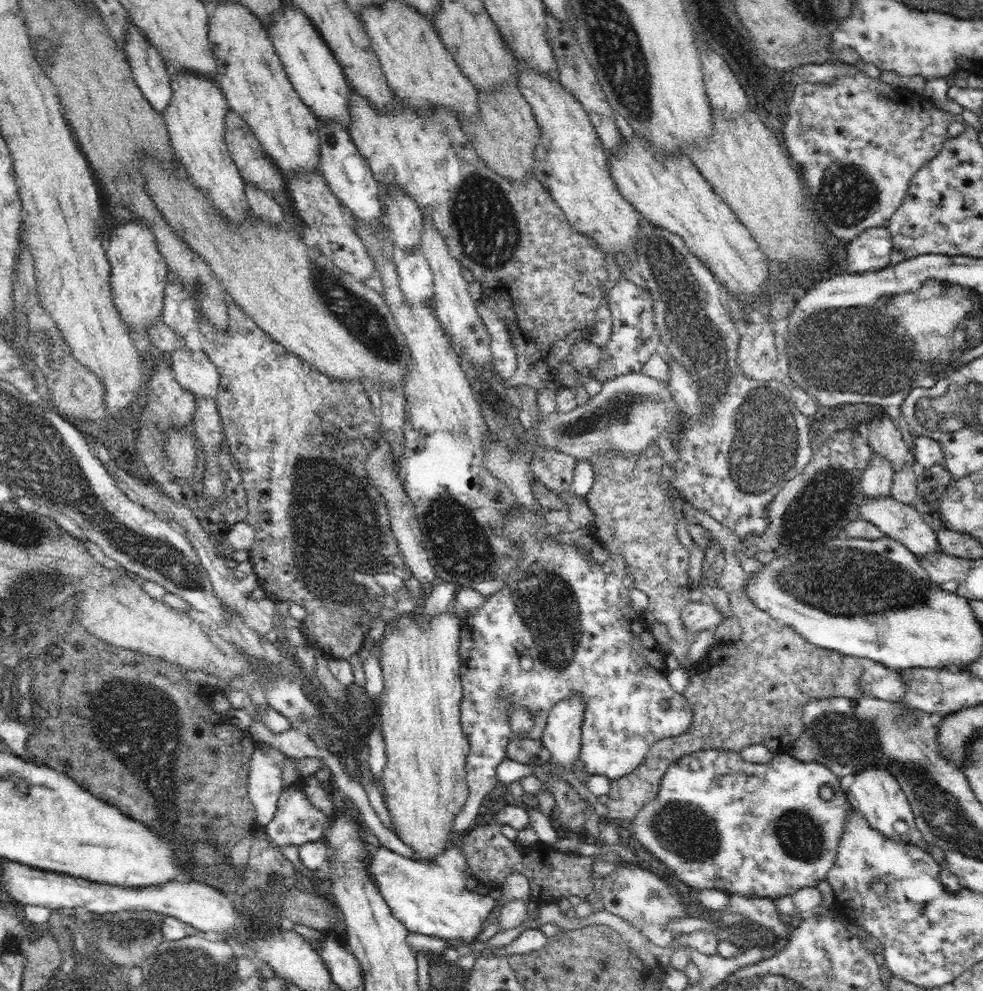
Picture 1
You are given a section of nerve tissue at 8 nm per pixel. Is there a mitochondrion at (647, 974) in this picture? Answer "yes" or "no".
no

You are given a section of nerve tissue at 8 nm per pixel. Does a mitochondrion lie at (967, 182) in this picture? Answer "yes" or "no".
no

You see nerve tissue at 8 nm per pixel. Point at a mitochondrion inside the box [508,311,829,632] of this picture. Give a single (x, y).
(620, 407)

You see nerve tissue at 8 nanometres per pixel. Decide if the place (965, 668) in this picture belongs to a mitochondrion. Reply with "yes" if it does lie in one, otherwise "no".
no

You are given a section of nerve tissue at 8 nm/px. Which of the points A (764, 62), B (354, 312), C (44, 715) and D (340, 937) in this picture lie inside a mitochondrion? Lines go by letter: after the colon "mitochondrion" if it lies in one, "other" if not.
A: other
B: mitochondrion
C: other
D: other

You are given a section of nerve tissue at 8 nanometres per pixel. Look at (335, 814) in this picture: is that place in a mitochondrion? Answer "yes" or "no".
no

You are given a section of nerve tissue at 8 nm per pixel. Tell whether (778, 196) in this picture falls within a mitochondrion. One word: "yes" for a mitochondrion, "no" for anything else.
no

